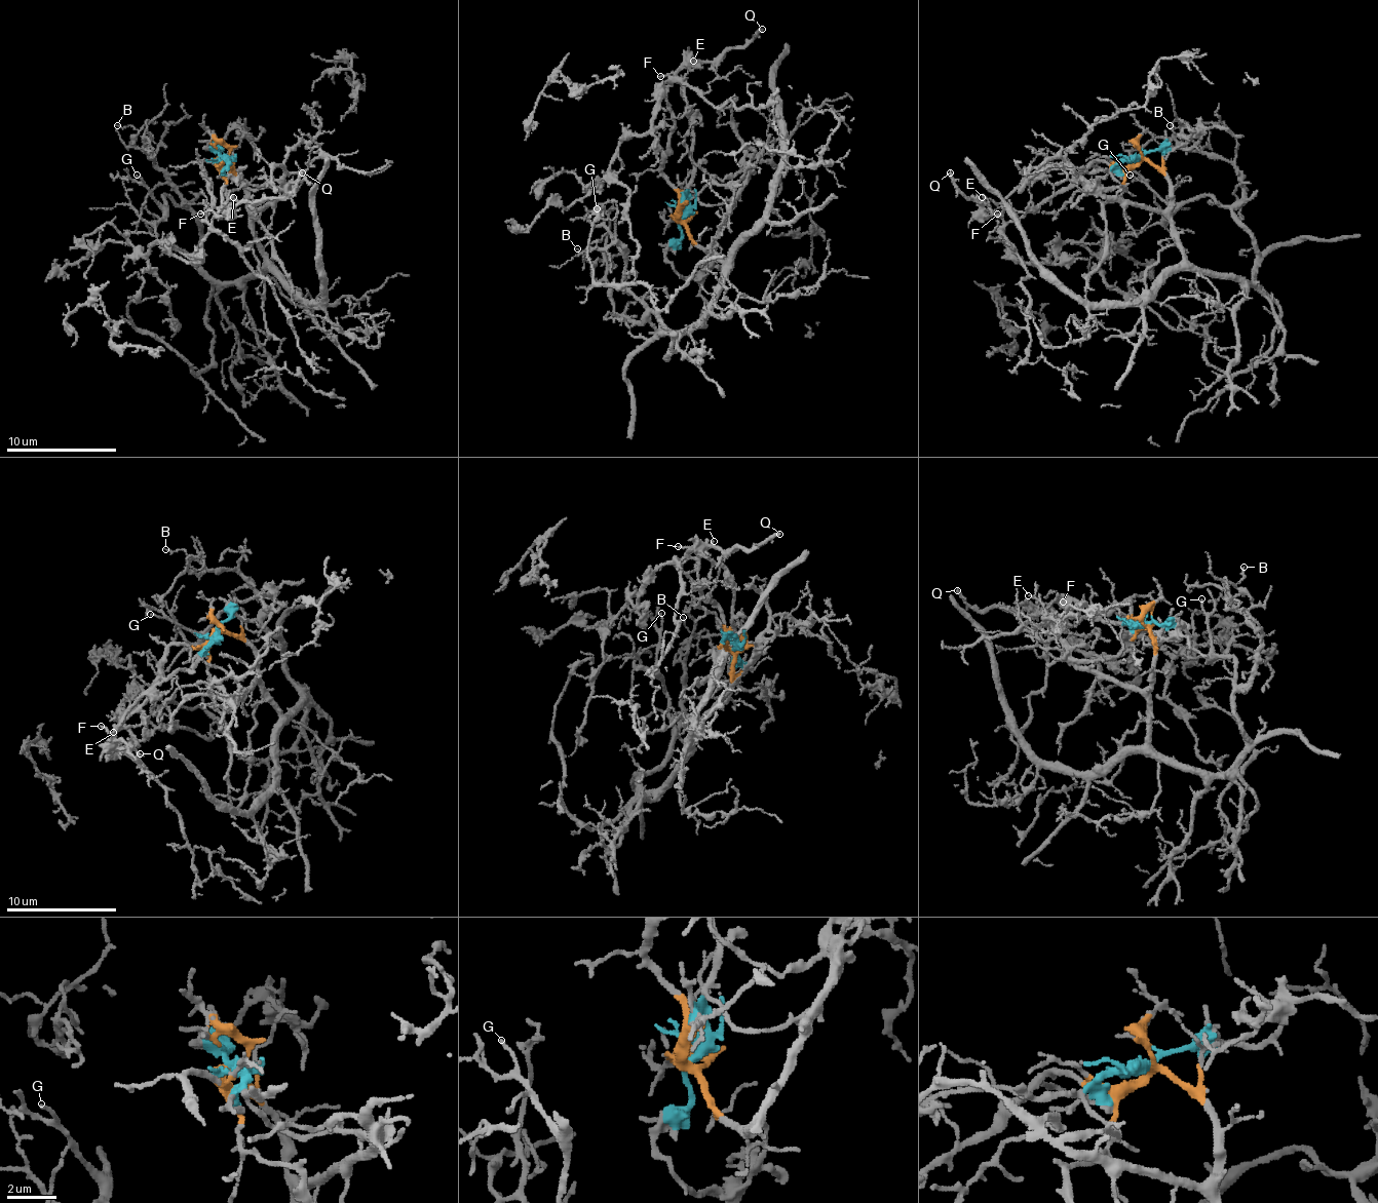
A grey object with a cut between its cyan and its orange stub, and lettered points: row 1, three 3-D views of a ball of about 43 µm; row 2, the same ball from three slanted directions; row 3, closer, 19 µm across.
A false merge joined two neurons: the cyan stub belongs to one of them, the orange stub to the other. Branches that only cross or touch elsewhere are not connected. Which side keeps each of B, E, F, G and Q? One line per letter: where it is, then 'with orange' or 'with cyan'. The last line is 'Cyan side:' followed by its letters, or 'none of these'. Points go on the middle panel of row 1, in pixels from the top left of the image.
B: at (577, 248); with orange
E: at (693, 61); with cyan
F: at (660, 76); with cyan
G: at (597, 208); with orange
Q: at (762, 29); with cyan
Cyan side: E, F, Q

